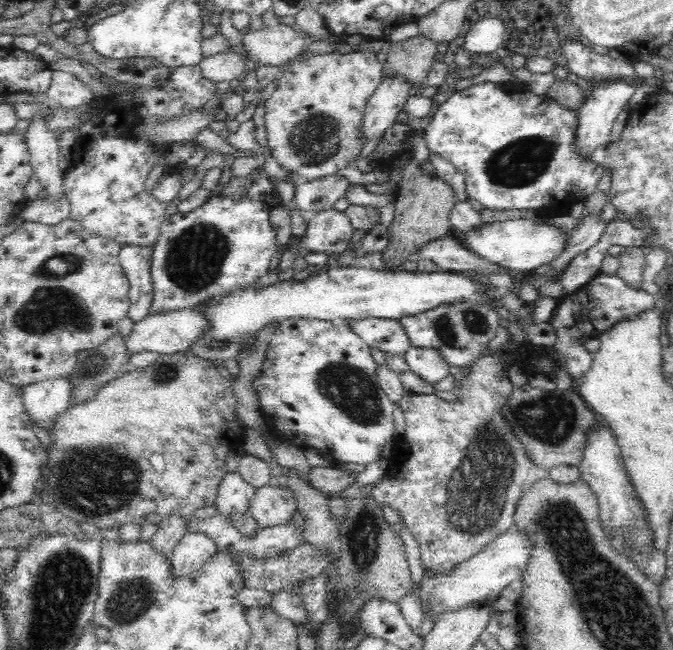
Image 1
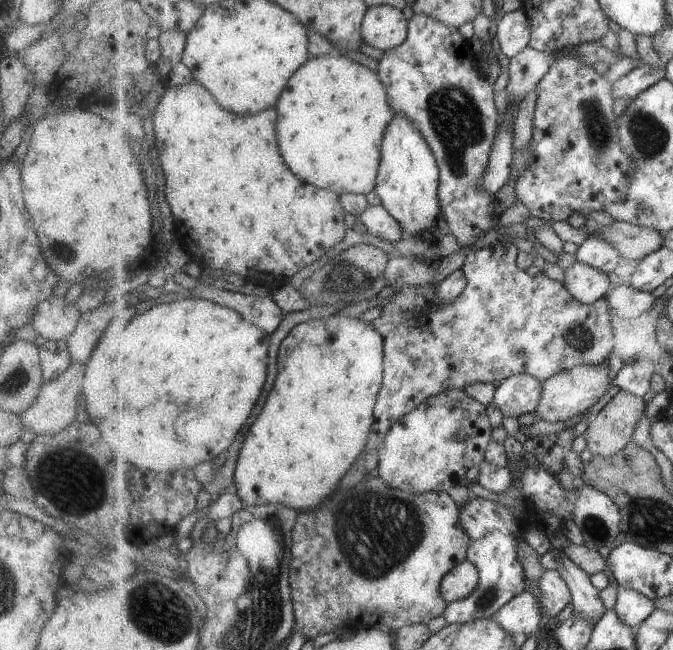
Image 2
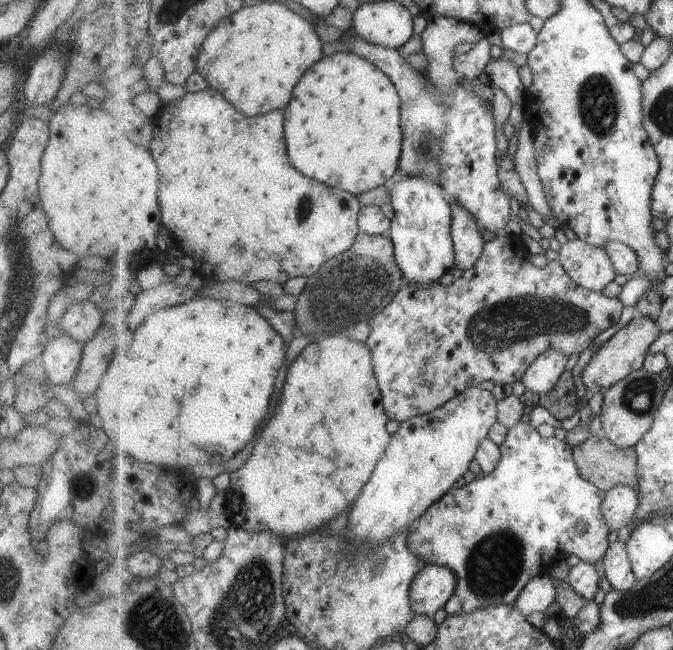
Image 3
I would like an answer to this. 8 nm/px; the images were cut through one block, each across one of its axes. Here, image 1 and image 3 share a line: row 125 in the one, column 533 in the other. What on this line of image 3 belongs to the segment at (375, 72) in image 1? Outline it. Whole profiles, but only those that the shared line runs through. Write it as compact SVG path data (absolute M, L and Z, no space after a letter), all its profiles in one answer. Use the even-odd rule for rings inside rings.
M503 233L497 234L494 239L487 241L484 244L484 249L481 254L481 258L478 258L475 262L475 266L467 269L463 274L454 280L450 286L443 286L443 284L435 284L433 288L427 288L427 290L421 290L419 284L407 284L402 288L397 296L391 301L391 304L387 308L383 308L383 312L379 312L375 318L369 321L371 328L369 337L366 343L370 345L373 355L375 374L378 376L379 386L383 395L383 404L390 415L391 420L397 420L403 422L413 418L417 415L429 414L436 408L442 407L443 404L447 404L449 400L454 399L456 396L462 395L463 392L469 390L469 388L479 387L481 382L485 380L492 380L494 382L502 382L503 384L515 384L517 380L522 380L526 372L530 370L530 366L543 354L547 352L549 348L555 348L559 352L563 352L565 356L578 355L589 348L593 344L593 340L605 332L607 328L615 326L621 318L621 312L623 312L624 302L620 298L613 298L607 296L606 293L593 292L593 290L587 290L583 286L579 286L575 282L567 269L561 264L560 259L554 261L548 261L543 268L533 266L529 262L531 254L528 253L521 238L517 235L506 235Z

